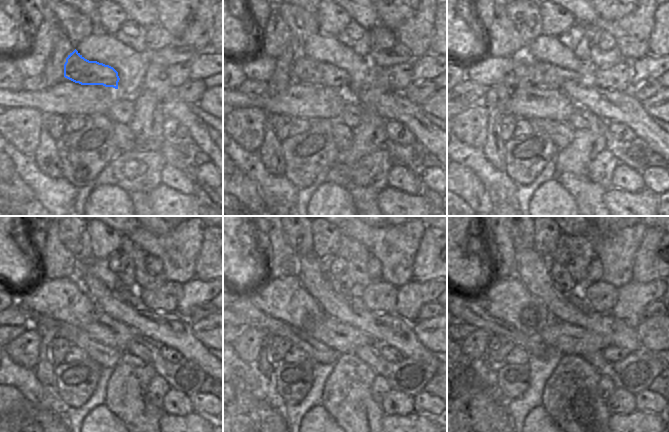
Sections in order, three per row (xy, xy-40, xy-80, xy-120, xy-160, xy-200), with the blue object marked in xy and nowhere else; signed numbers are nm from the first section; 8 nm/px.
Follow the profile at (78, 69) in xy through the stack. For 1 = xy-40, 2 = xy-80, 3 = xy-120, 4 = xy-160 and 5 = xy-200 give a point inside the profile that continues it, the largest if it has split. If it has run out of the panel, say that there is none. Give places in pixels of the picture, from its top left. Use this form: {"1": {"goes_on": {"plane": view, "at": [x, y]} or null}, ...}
{"1": {"goes_on": {"plane": "xy-40", "at": [305, 70]}}, "2": {"goes_on": {"plane": "xy-80", "at": [543, 75]}}, "3": {"goes_on": {"plane": "xy-120", "at": [130, 296]}}, "4": {"goes_on": {"plane": "xy-160", "at": [353, 297]}}, "5": {"goes_on": {"plane": "xy-200", "at": [576, 298]}}}

